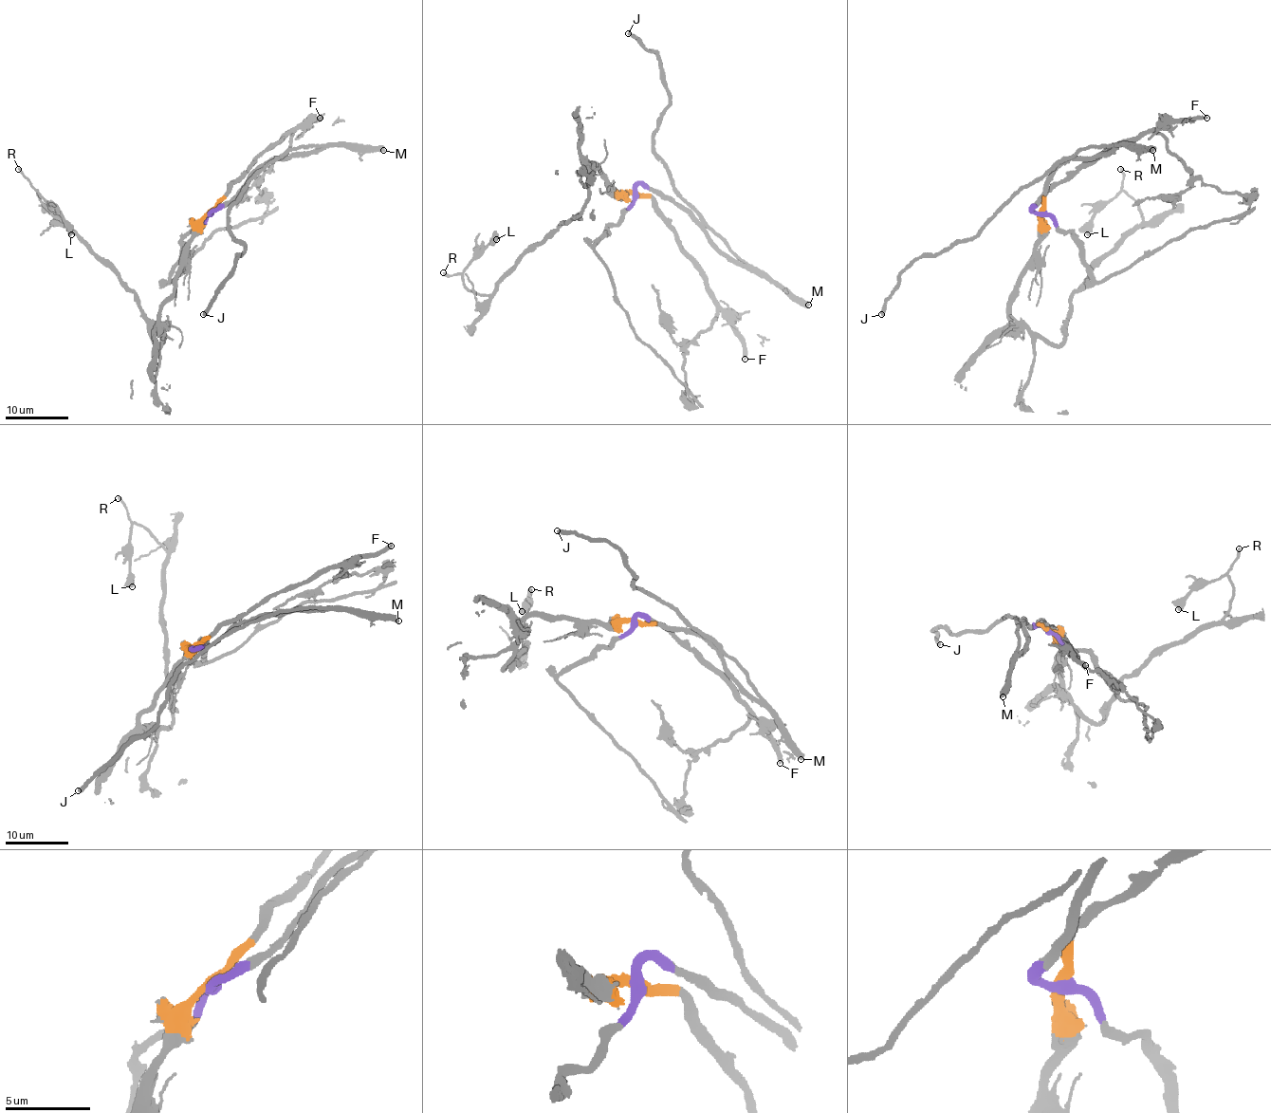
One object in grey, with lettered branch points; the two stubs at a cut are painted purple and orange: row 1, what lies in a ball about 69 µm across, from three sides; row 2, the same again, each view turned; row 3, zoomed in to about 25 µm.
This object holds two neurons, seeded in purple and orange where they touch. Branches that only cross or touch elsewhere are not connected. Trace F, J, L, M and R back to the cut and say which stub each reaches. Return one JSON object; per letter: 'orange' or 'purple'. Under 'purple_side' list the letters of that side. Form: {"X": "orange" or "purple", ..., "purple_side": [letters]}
{"F": "orange", "J": "purple", "L": "orange", "M": "purple", "R": "orange", "purple_side": ["J", "M"]}

